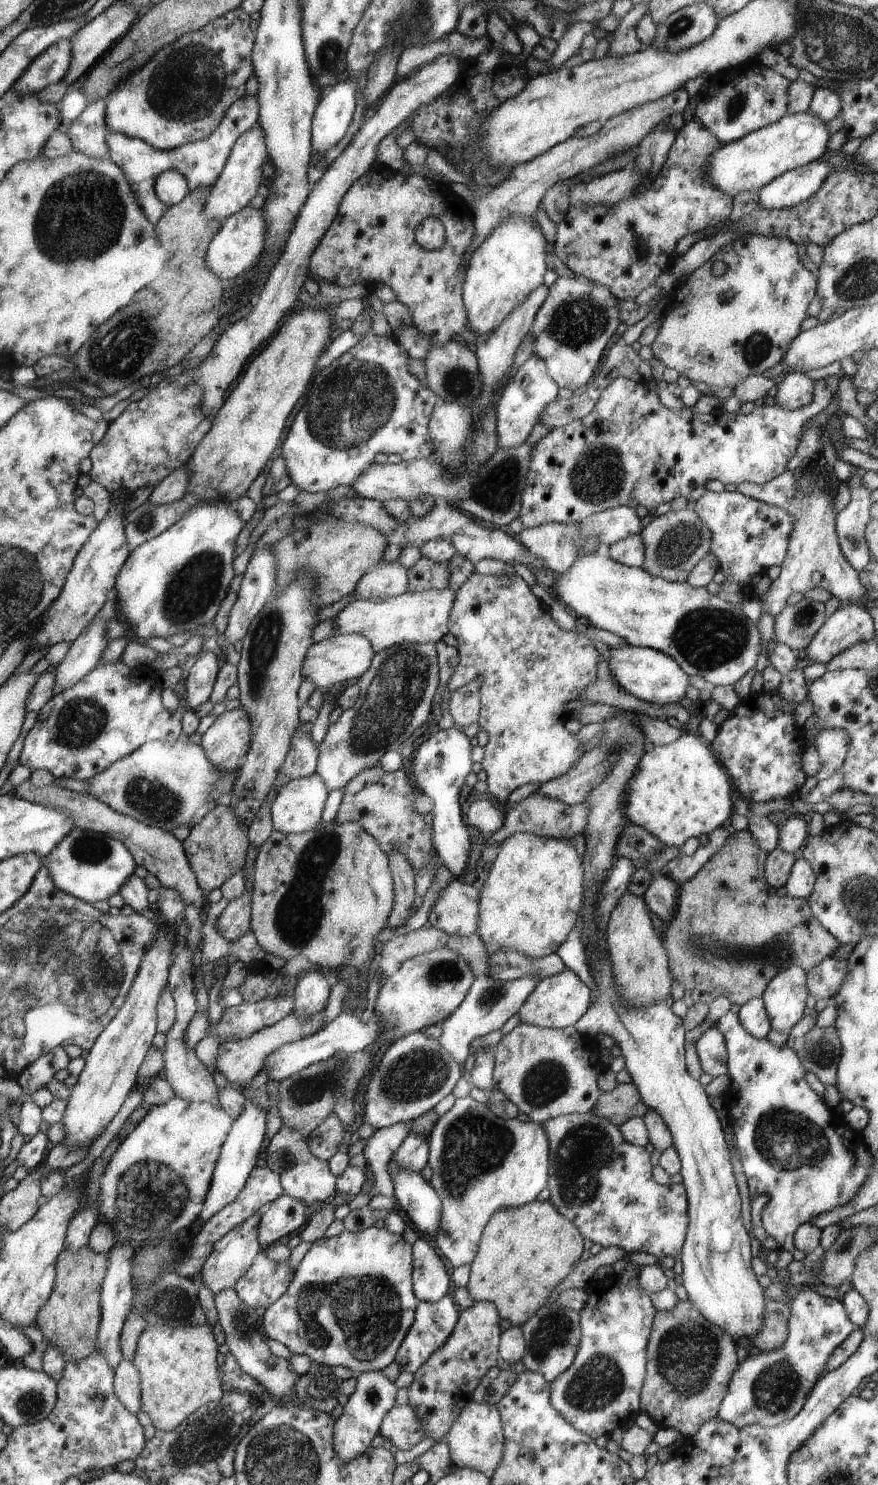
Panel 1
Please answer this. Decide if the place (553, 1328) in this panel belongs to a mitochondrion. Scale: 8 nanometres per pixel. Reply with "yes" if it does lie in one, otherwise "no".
yes

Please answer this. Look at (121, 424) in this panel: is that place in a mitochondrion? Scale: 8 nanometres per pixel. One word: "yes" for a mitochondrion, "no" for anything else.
no

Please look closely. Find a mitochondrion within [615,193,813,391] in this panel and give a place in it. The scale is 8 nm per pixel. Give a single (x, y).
(755, 348)

